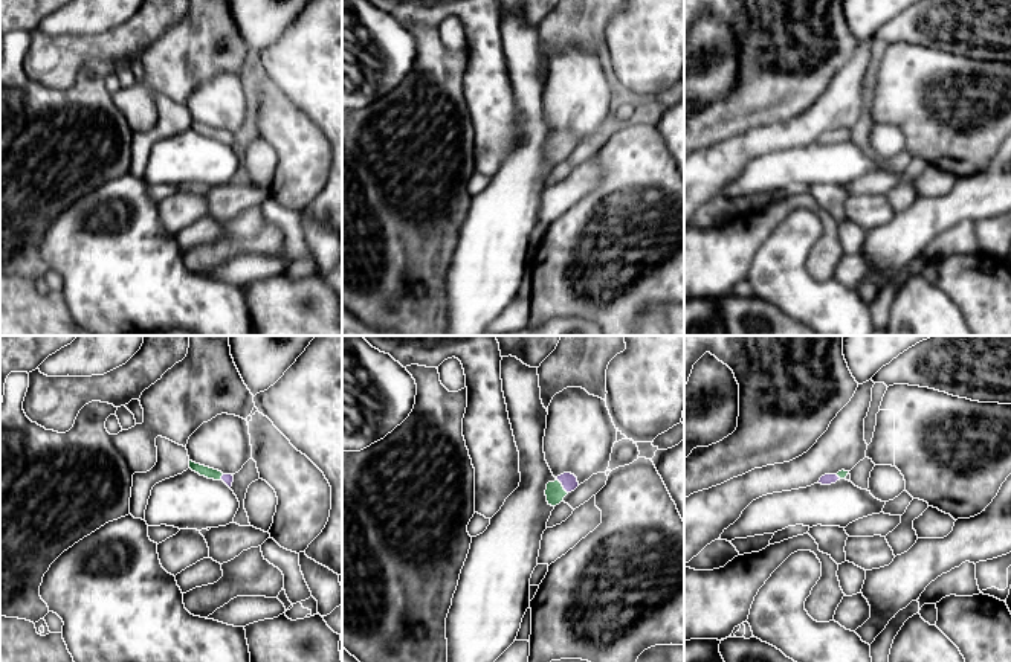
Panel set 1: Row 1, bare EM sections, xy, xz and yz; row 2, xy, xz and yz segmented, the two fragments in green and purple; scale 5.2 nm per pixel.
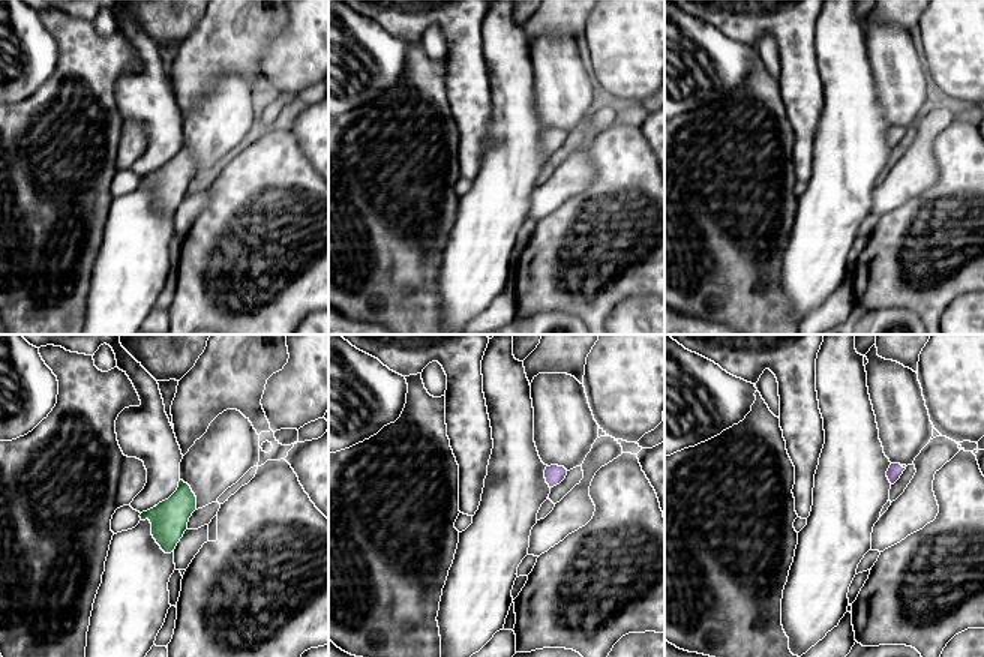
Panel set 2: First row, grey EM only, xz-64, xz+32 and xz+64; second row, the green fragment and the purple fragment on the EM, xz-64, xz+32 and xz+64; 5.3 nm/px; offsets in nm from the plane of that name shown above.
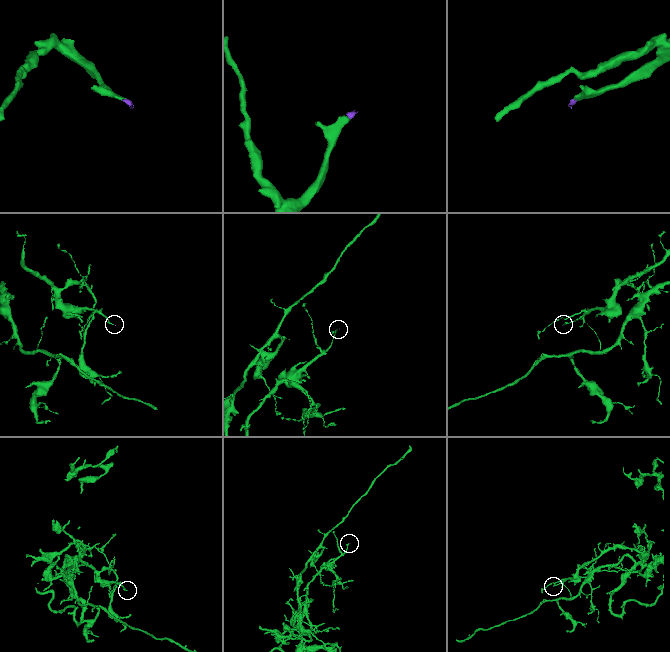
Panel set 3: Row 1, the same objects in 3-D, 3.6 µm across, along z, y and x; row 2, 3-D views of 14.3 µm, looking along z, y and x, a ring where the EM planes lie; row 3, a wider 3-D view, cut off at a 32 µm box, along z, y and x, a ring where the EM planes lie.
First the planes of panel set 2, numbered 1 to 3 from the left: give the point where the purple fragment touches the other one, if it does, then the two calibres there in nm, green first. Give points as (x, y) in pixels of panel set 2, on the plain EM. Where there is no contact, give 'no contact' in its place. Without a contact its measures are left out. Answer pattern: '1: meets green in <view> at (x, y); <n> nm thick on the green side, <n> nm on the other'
1: no contact
2: no contact
3: no contact

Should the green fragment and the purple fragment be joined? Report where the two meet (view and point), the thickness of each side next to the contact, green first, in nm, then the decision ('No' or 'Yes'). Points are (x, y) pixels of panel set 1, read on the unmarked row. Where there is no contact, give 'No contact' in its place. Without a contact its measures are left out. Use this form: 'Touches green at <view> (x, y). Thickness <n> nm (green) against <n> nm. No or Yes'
Touches green at xz (562, 145). Thickness 100 nm (green) against 90 nm. Yes

